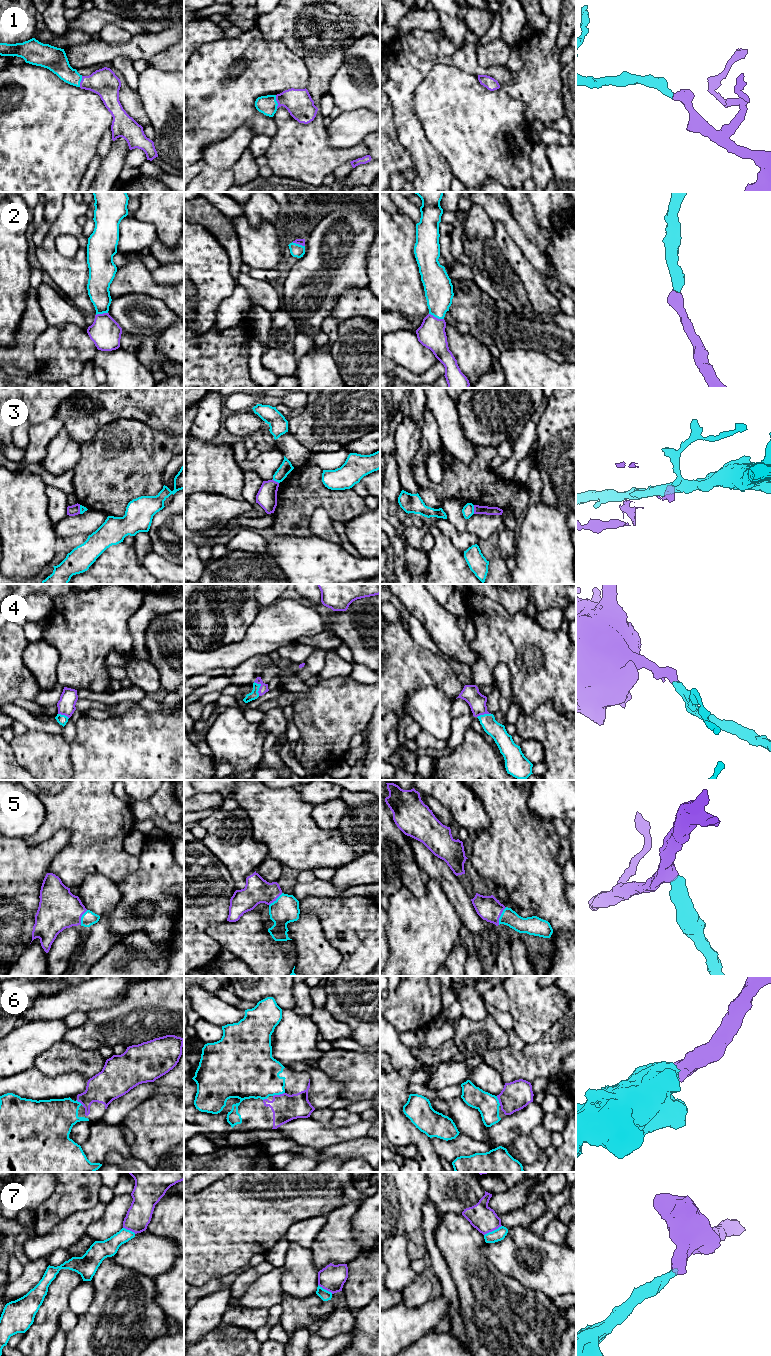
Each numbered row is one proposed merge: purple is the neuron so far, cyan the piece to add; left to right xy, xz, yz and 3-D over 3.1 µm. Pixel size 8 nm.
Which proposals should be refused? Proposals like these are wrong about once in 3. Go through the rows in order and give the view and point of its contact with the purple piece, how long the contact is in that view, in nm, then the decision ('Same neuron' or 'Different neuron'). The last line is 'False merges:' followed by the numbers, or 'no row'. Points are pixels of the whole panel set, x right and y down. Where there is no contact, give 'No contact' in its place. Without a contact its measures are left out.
1: Touches purple at xz (277, 102). Shared border 110 nm. Same neuron
2: Touches purple at yz (435, 317). Shared border 130 nm. Same neuron
3: Touches purple at yz (474, 509). Shared border 70 nm. Different neuron
4: Touches purple at xz (260, 687). Shared border 130 nm. Same neuron
5: Touches purple at yz (500, 915). Shared border 160 nm. Same neuron
6: Touches purple at xz (278, 1095). Shared border 100 nm. Same neuron
7: Touches purple at yz (492, 1230). Shared border 170 nm. Different neuron
False merges: 3, 7

